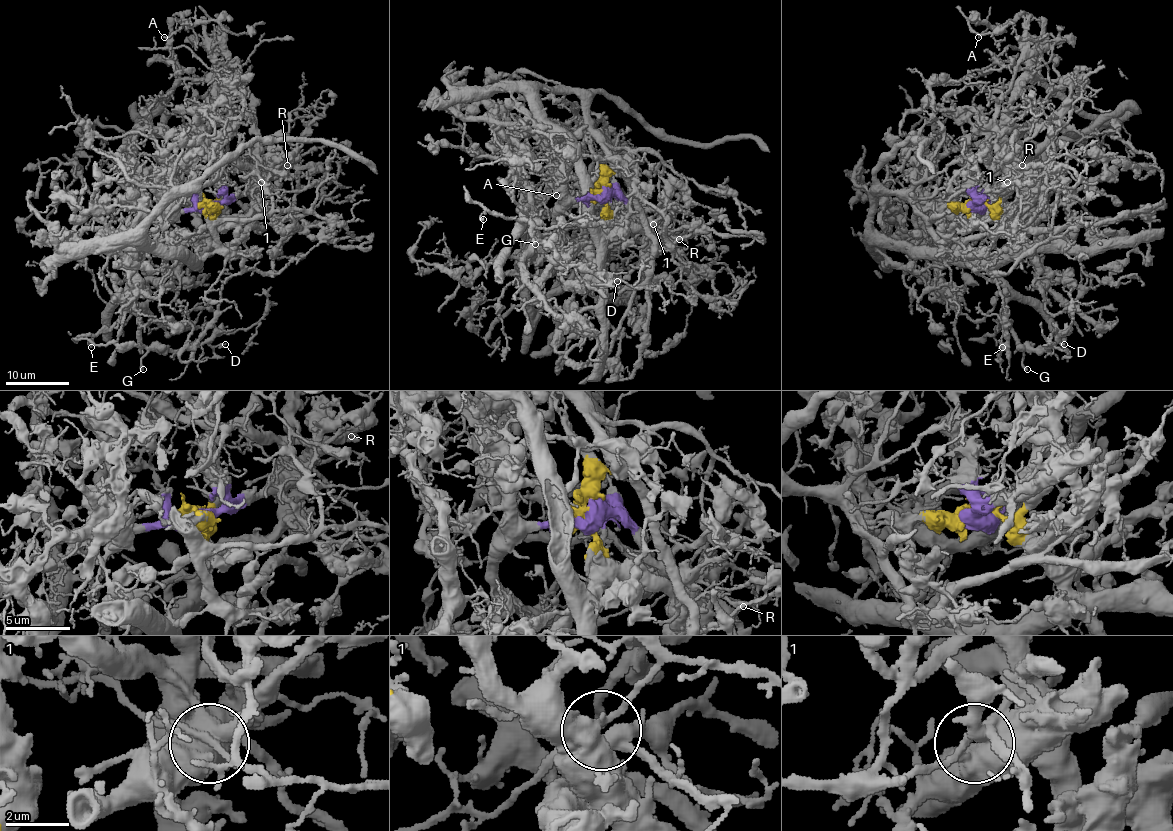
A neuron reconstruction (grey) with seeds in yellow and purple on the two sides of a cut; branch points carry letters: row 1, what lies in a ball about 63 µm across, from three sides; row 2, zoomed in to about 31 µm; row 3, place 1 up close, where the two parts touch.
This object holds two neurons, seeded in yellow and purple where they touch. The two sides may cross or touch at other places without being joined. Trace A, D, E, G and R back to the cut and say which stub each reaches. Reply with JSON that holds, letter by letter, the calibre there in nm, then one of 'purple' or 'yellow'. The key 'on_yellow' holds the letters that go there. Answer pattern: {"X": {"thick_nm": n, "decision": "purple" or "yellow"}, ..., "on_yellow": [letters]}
{"A": {"thick_nm": 130, "decision": "purple"}, "D": {"thick_nm": 90, "decision": "purple"}, "E": {"thick_nm": 170, "decision": "purple"}, "G": {"thick_nm": 300, "decision": "purple"}, "R": {"thick_nm": 130, "decision": "purple"}, "on_yellow": []}

